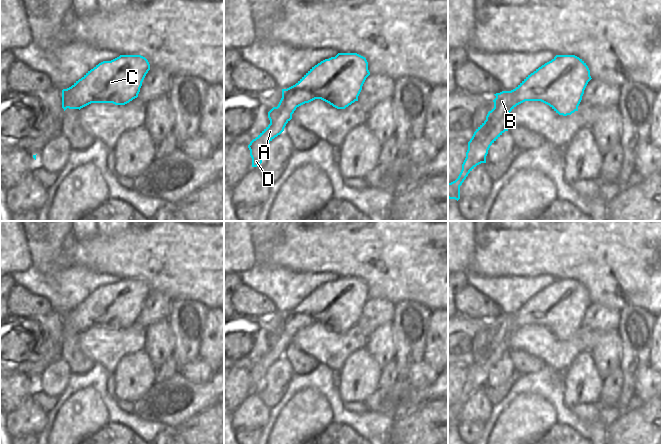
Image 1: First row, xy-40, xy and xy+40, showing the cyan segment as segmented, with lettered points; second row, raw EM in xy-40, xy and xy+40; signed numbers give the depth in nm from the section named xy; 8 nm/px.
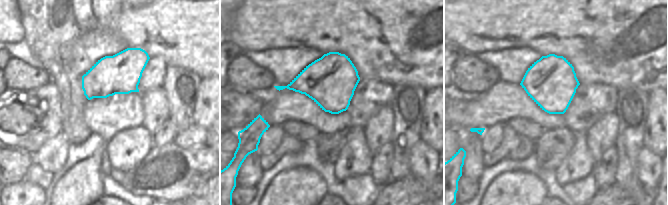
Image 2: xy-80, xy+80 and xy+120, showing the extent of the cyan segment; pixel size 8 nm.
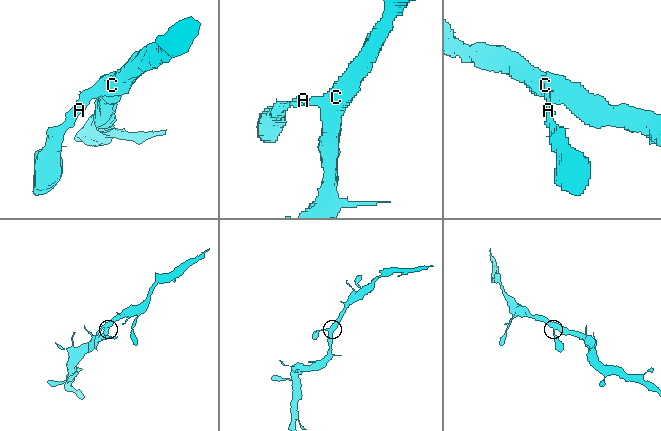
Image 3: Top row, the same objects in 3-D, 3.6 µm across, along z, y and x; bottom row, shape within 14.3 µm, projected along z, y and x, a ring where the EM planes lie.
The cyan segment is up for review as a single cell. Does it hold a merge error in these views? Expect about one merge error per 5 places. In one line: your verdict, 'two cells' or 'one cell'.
one cell

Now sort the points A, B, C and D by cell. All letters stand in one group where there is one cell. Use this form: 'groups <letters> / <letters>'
groups A B C D

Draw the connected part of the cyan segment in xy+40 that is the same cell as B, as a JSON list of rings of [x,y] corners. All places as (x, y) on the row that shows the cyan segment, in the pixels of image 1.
[[[556,55],[551,61],[528,75],[515,89],[494,94],[496,96],[493,100],[494,108],[488,112],[486,120],[476,129],[468,142],[466,158],[458,178],[448,183],[448,198],[457,201],[460,199],[460,186],[477,165],[486,163],[490,146],[508,131],[508,116],[517,105],[525,101],[541,101],[559,115],[571,115],[578,111],[584,90],[591,79],[590,70],[582,59],[575,55]]]

